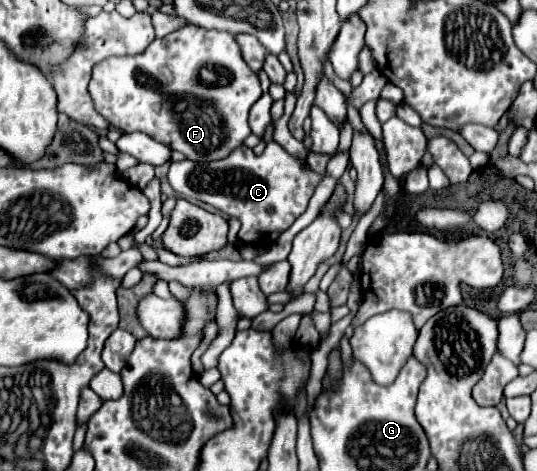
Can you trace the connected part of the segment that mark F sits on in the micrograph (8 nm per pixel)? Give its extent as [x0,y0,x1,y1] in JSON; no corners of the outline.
[90,26,260,162]

